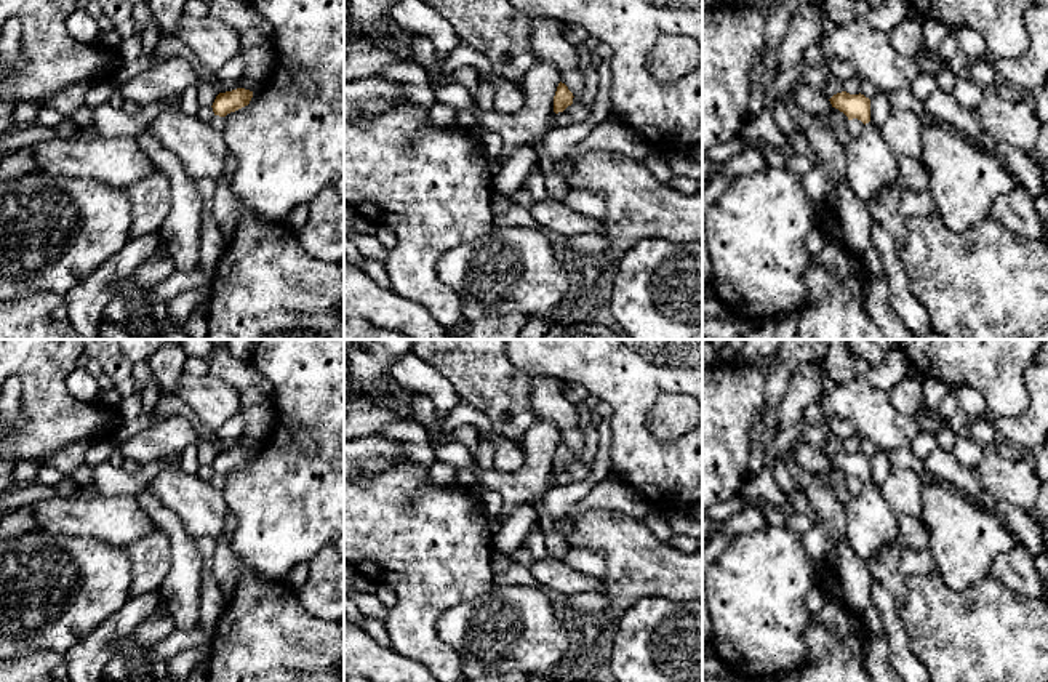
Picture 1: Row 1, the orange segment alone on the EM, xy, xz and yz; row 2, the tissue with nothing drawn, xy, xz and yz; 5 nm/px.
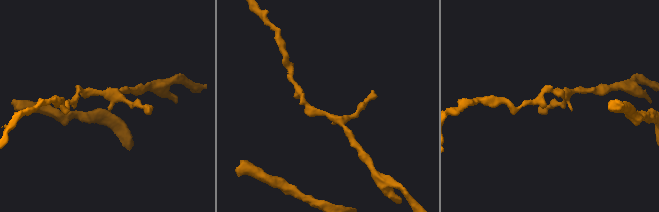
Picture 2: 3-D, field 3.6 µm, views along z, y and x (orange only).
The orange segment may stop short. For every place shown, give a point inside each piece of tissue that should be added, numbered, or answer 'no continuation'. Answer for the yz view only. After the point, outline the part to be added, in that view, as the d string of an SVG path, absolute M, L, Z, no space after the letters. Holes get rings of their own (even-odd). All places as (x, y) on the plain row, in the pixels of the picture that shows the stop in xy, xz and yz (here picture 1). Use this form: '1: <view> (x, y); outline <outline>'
no continuation

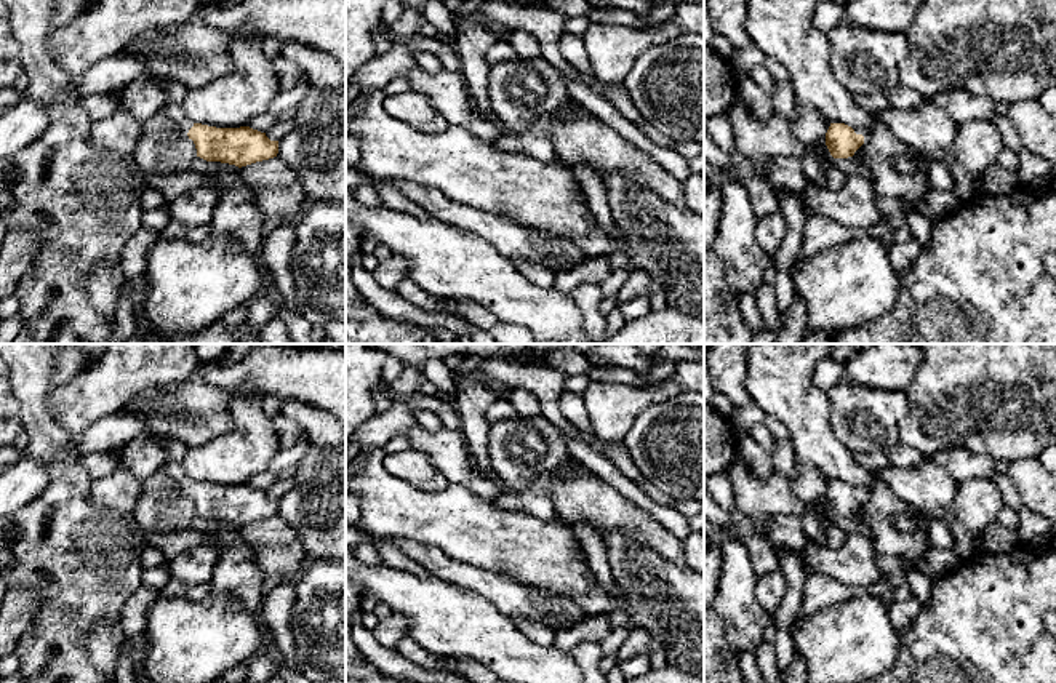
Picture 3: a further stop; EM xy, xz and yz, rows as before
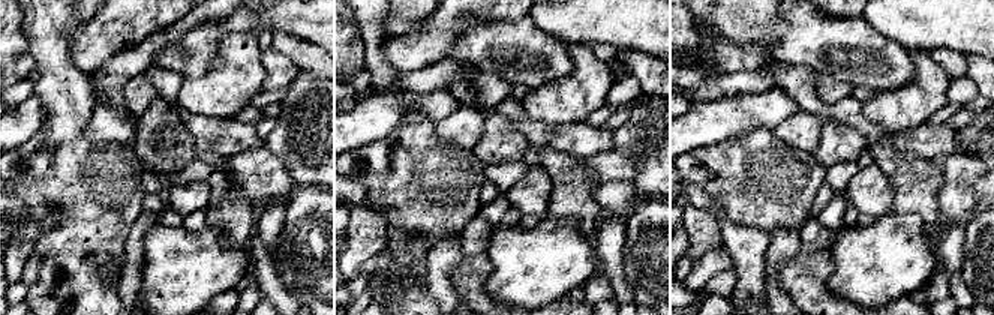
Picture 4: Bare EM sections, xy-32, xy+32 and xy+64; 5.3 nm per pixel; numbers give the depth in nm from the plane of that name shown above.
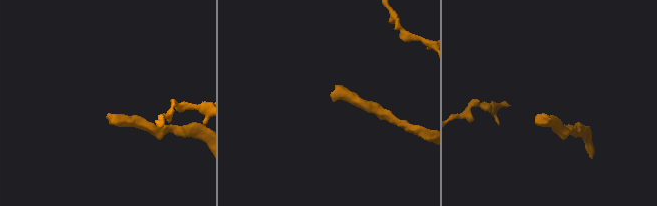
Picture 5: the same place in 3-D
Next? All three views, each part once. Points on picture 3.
1: xy (175, 471); outline M171 462L165 465L166 473L182 488L184 493L194 485L194 480L184 473L181 462Z

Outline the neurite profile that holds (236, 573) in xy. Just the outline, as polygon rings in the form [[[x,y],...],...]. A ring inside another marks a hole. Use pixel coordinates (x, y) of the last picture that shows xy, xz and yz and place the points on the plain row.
[[[216,520],[214,537],[222,545],[210,590],[232,595],[248,613],[259,614],[269,581],[254,565],[253,547],[242,537],[240,526]]]

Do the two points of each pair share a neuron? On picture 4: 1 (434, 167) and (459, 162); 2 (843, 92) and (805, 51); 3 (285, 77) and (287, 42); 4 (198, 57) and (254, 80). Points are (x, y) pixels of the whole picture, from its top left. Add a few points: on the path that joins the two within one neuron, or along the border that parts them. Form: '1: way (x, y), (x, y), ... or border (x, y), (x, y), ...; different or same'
1: way (440, 167), (453, 167); same
2: border (817, 74), (829, 74), (846, 81), (853, 89); different
3: border (272, 45), (285, 54), (300, 71); different
4: border (228, 32), (210, 66), (201, 75), (183, 77); different

